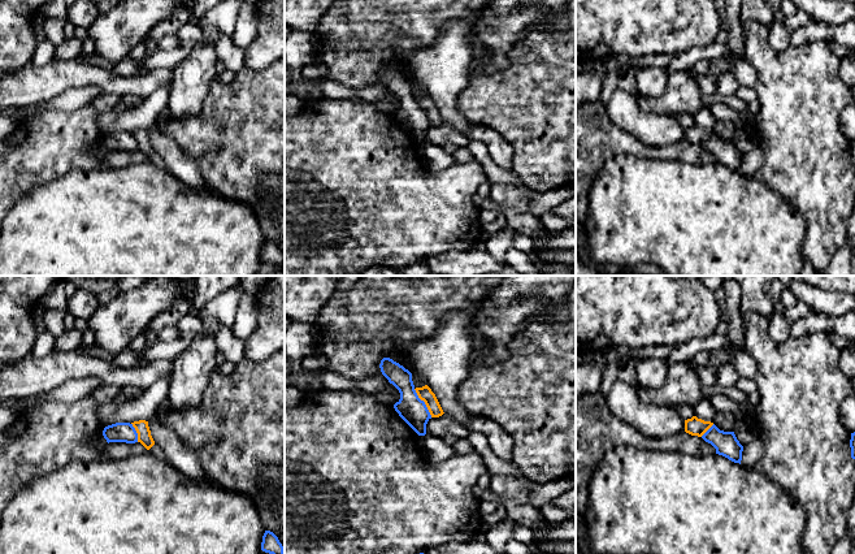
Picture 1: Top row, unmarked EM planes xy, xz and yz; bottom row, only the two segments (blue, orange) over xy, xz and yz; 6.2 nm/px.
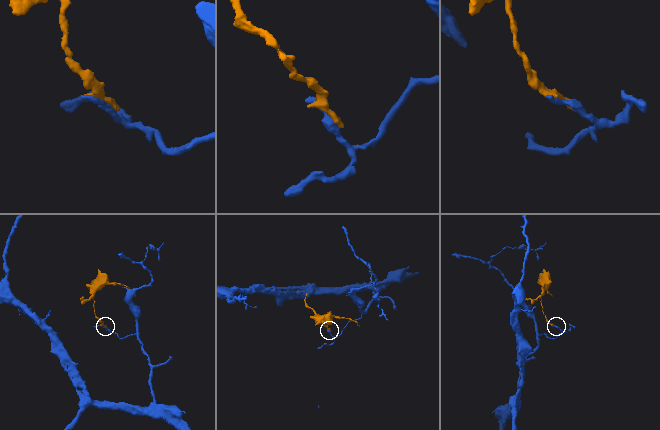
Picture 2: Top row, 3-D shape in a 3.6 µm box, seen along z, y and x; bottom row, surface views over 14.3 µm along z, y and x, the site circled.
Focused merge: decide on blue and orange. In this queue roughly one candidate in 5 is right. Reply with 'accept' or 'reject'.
reject

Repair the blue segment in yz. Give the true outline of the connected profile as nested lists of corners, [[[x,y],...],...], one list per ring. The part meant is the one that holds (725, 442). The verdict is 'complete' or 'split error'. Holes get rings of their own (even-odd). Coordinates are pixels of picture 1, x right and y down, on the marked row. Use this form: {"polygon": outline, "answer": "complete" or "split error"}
{"polygon": [[[713,424],[702,436],[702,438],[716,449],[716,454],[722,455],[734,463],[741,464],[743,446],[737,440],[734,432],[720,430]]], "answer": "complete"}

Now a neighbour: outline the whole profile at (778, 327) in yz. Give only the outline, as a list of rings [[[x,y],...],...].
[[[774,310],[768,316],[768,332],[777,343],[782,343],[784,341],[791,337],[790,328],[791,321],[787,317],[785,317],[780,312],[780,310]]]

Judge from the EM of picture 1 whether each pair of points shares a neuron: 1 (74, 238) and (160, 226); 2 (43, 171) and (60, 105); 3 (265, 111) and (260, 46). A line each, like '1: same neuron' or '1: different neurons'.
1: same neuron
2: different neurons
3: different neurons

